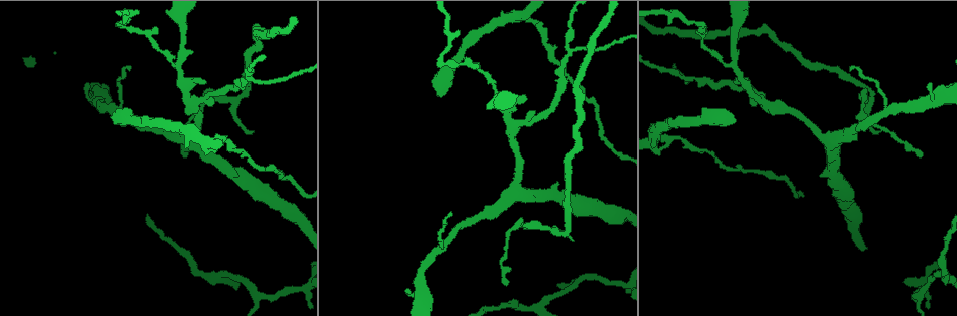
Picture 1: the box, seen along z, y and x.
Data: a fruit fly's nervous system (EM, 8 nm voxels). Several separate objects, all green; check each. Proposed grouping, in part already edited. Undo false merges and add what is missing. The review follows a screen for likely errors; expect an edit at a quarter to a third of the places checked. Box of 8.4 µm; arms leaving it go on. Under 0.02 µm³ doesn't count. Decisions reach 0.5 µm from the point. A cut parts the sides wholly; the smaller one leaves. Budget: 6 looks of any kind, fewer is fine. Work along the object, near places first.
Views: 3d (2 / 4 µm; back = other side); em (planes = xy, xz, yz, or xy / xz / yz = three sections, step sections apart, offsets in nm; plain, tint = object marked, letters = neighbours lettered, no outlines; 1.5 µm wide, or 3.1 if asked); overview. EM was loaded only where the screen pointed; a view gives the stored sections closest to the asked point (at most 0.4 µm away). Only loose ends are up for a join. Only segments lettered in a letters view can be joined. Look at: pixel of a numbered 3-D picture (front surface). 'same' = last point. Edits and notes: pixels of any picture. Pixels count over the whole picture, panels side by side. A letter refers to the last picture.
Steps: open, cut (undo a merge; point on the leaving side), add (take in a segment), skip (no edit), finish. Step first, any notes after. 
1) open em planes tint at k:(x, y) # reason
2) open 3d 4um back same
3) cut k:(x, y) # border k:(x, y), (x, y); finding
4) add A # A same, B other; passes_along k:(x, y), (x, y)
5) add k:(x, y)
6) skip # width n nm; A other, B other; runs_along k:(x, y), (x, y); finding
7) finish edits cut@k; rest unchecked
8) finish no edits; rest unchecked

open em planes letters at 1:(698, 22) # abrupt turn

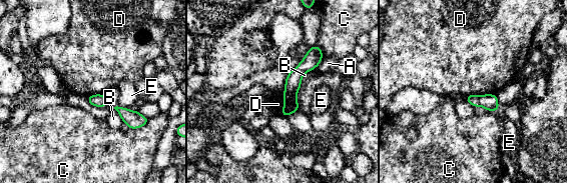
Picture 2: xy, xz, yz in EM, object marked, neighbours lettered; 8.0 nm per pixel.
skip # A other, B other, C other, D other, E other; border 2:(496, 94), (466, 95); one neuron here

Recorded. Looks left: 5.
open em planes plain at 1:(203, 84)

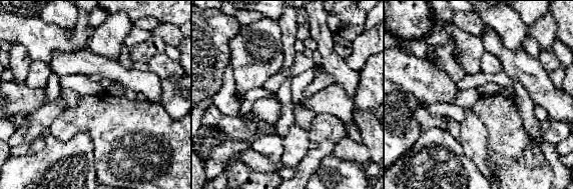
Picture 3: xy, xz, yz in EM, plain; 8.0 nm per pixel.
open em planes letters same

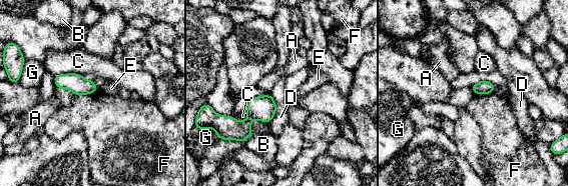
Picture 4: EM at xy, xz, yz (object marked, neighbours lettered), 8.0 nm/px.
skip # longest_contact C 220 nm; A other, B other, C other, D other, E other, F other, G other; border 4:(96, 90), (90, 93), (74, 95); no lettered segment goes on from it

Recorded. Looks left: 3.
open em yz step 8 tint at 1:(440, 97)

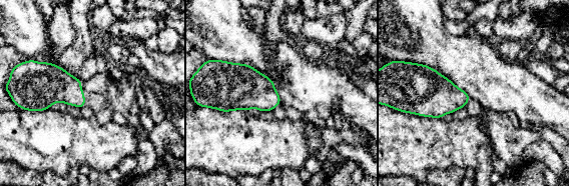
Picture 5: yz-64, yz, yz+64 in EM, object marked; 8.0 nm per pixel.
open em yz step 8 letters same # what lies round it

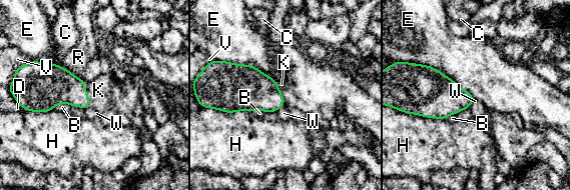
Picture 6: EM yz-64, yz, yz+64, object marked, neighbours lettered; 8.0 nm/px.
add K # B other, C other, D other, E other, H other, K same, R other, V other, W other; passes_along 6:(58, 85), (87, 94), (98, 90); the neuron continues

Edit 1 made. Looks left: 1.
finish edits add@6; rest unchecked

